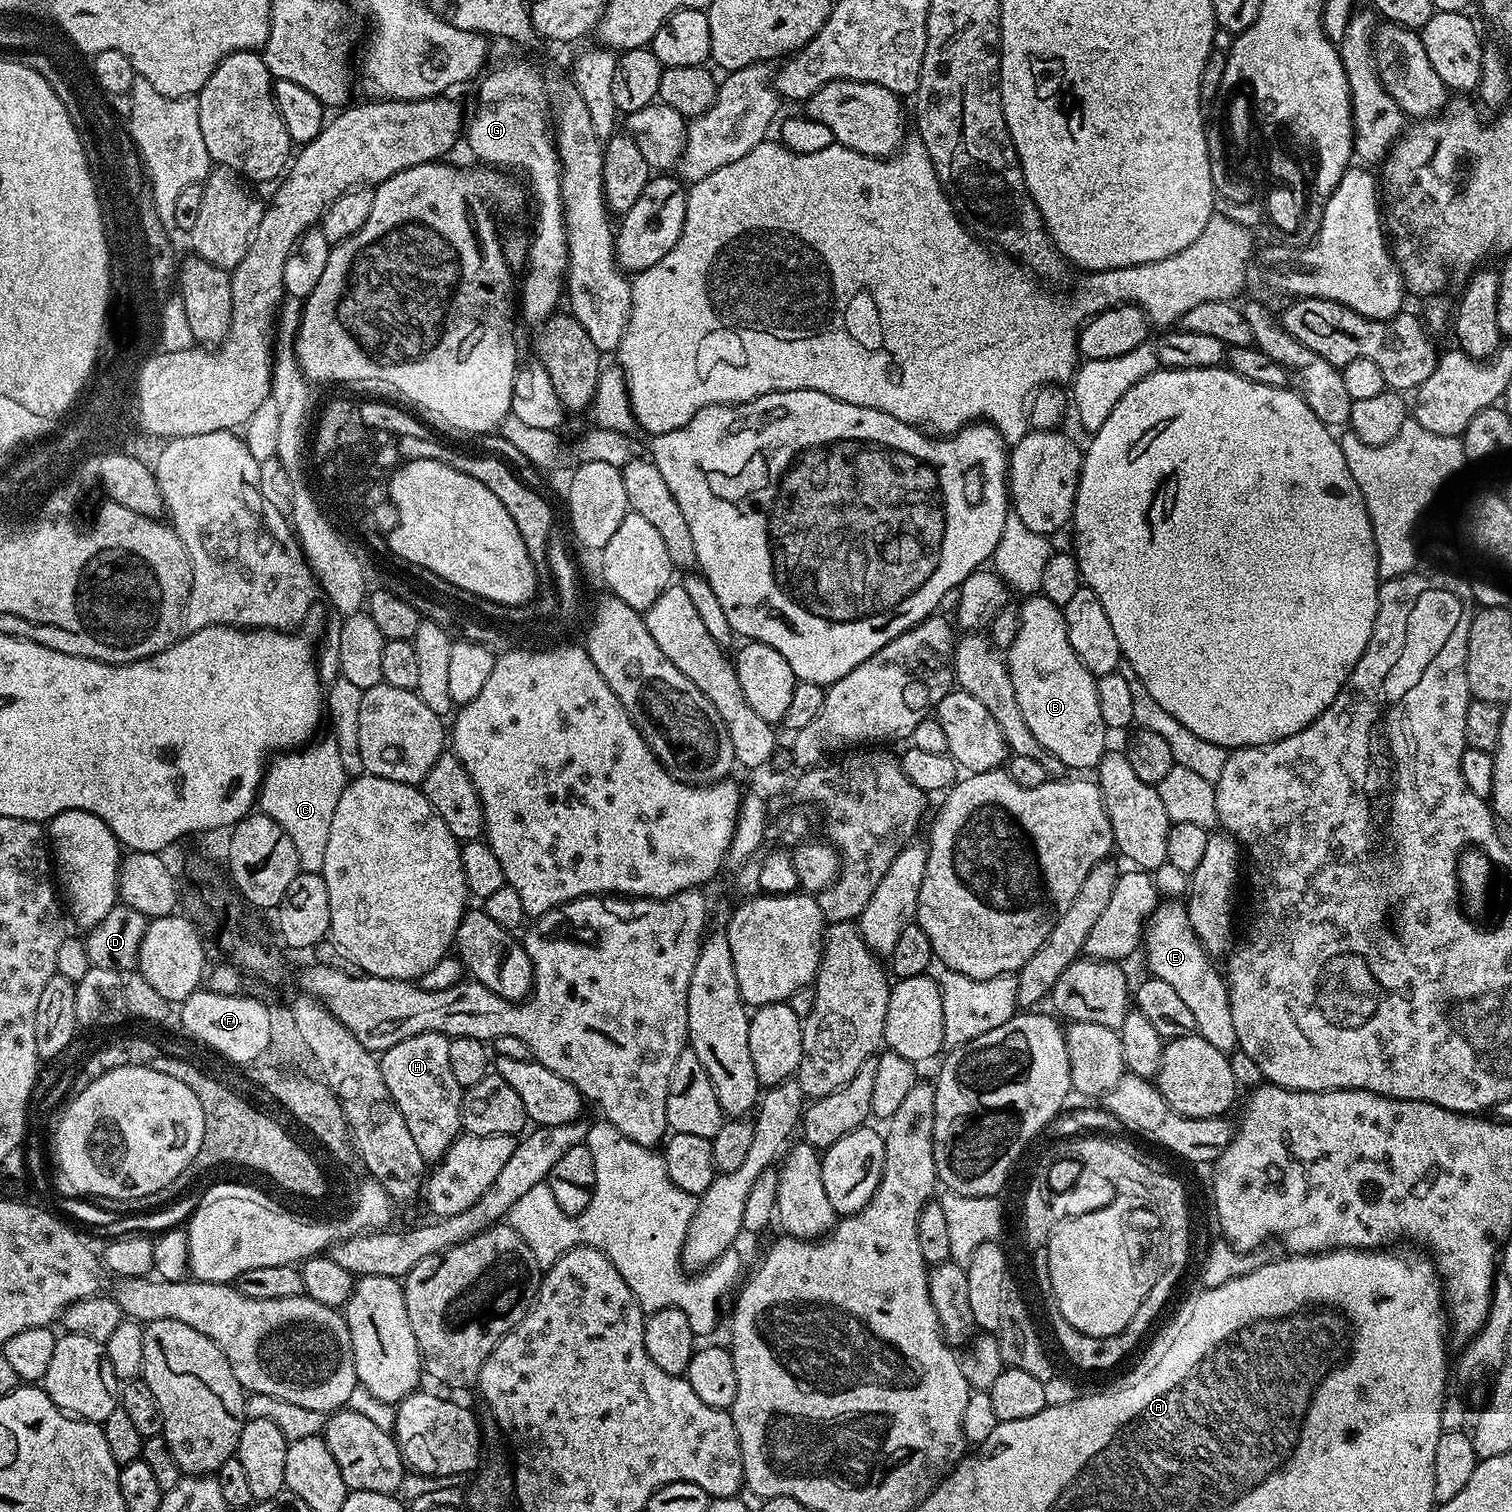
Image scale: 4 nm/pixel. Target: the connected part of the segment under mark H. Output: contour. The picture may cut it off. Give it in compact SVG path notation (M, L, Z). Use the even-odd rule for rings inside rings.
M423 1032L390 1046L379 1057L386 1090L390 1090L398 1110L402 1110L402 1118L406 1118L406 1126L418 1146L418 1154L422 1154L425 1162L441 1160L445 1150L462 1132L462 1089L450 1071L448 1042L449 1037L440 1032Z

